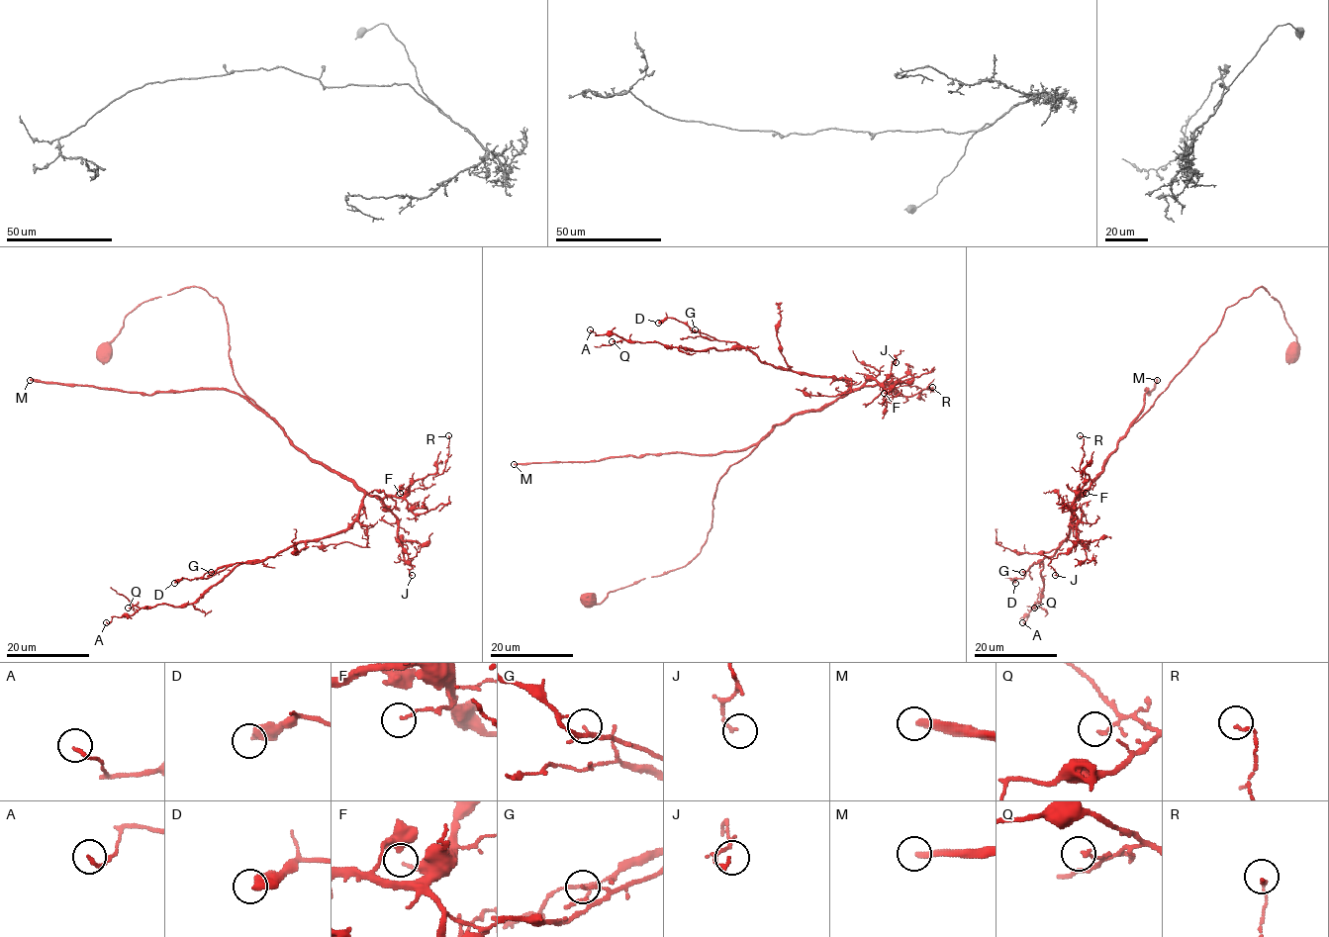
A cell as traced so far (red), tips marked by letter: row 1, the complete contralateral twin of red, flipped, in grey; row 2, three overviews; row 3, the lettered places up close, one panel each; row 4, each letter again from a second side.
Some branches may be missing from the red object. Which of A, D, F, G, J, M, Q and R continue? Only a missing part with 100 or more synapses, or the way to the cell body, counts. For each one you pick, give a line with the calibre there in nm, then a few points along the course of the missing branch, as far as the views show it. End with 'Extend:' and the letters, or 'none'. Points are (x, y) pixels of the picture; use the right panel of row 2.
M: Thickness 300 nm. Course of what is missing: (1157, 380), (1168, 367), (1165, 360), (1161, 404), (1103, 484), (1101, 544), (1091, 568), (1048, 598), (1002, 592)
Extend: M

